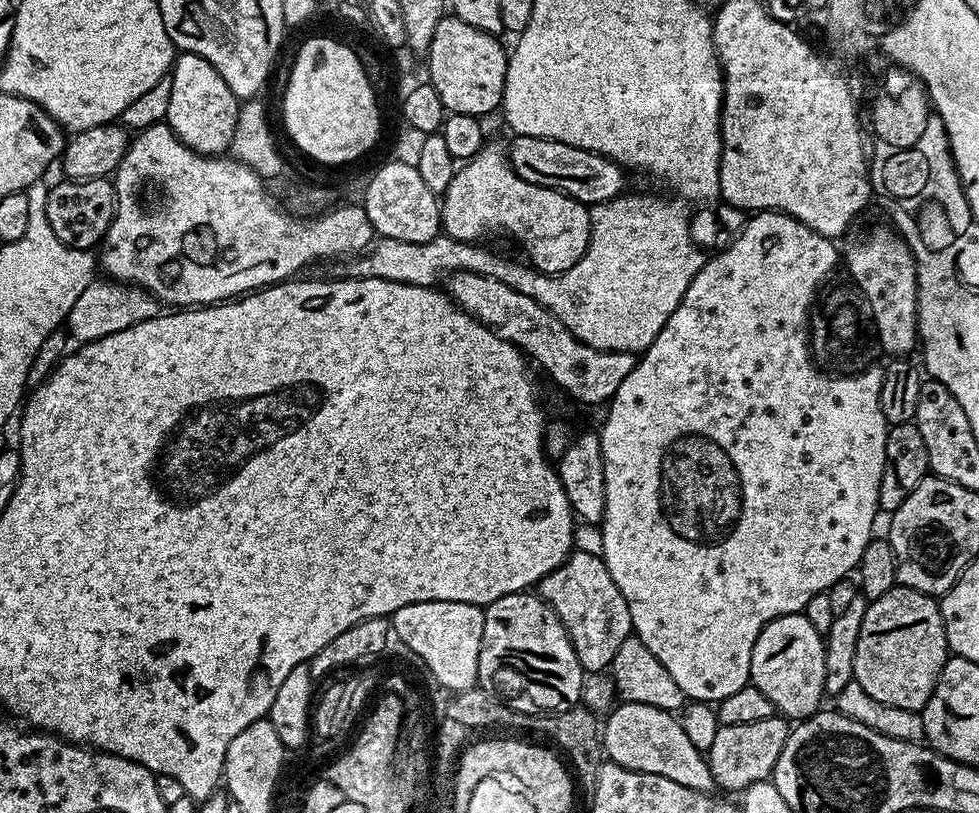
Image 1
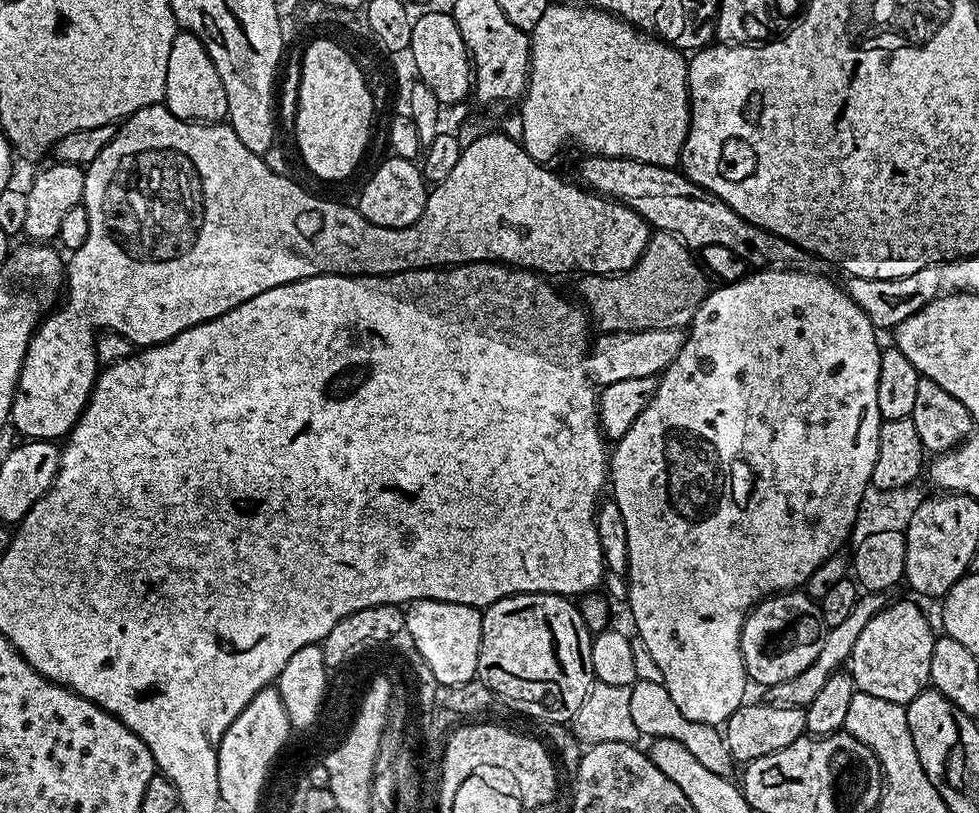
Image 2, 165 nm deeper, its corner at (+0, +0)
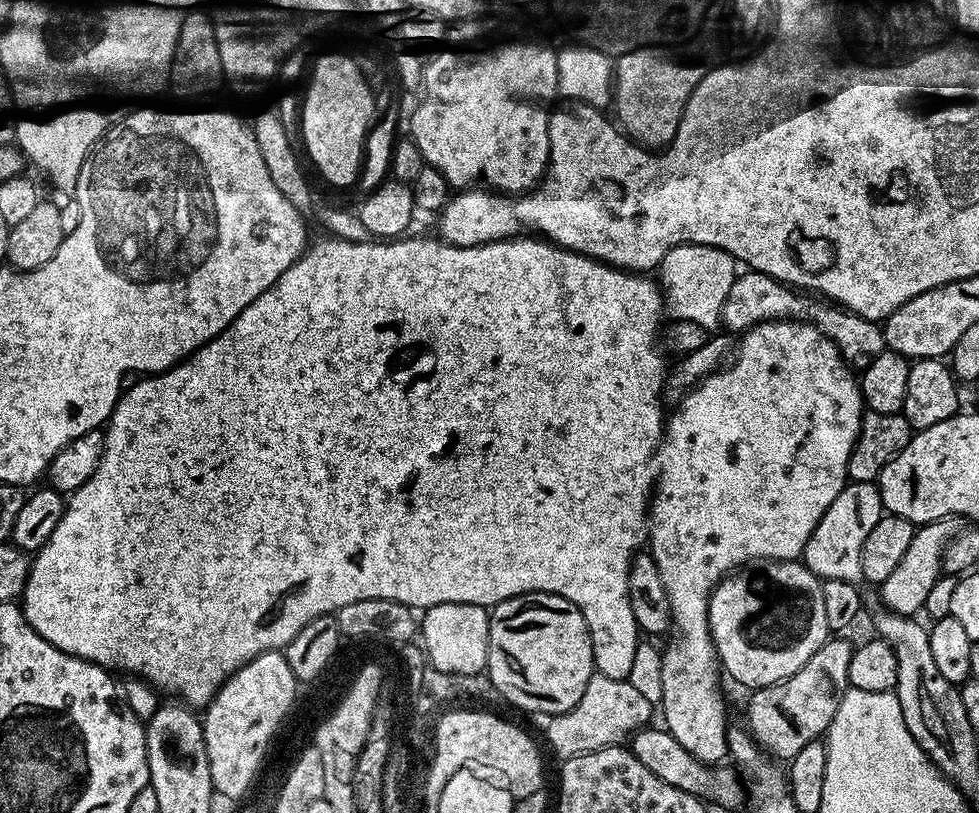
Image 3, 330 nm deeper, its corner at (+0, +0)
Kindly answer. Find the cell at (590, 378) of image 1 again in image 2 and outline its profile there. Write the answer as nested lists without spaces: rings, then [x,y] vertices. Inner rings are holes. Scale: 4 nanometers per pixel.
[[[681,328],[632,332],[600,332],[588,349],[588,375],[592,383],[605,386],[623,379],[644,378],[659,375],[678,356],[684,345],[685,331]]]

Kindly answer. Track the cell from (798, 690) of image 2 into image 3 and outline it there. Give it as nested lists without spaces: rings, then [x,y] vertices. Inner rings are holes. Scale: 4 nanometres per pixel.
[[[945,518],[921,524],[913,531],[910,546],[906,550],[906,555],[902,557],[902,562],[898,562],[898,566],[890,573],[890,578],[886,578],[886,582],[878,585],[880,600],[888,612],[912,618],[917,615],[916,611],[919,613],[923,609],[927,595],[930,594],[930,590],[934,590],[934,586],[941,578],[944,552],[952,537],[961,531],[960,524],[959,519]]]

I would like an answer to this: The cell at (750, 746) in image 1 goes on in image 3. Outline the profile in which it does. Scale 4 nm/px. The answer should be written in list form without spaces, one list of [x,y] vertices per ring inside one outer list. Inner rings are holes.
[[[844,638],[825,640],[810,662],[802,666],[802,670],[790,678],[779,680],[777,684],[757,688],[749,695],[752,697],[748,700],[746,728],[769,756],[790,761],[807,743],[821,739],[834,722],[840,699],[850,687],[848,671],[854,651],[854,644],[840,639]]]

